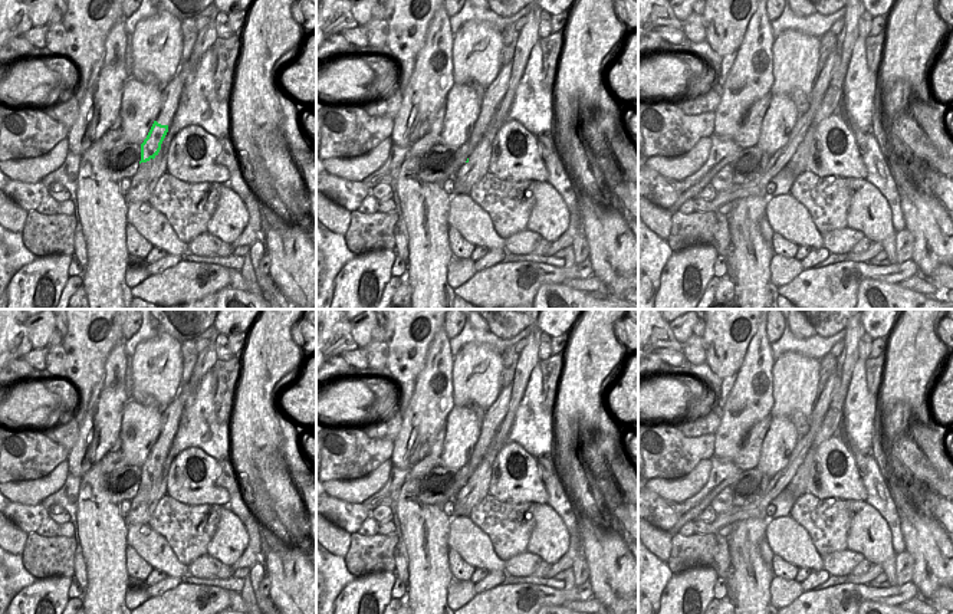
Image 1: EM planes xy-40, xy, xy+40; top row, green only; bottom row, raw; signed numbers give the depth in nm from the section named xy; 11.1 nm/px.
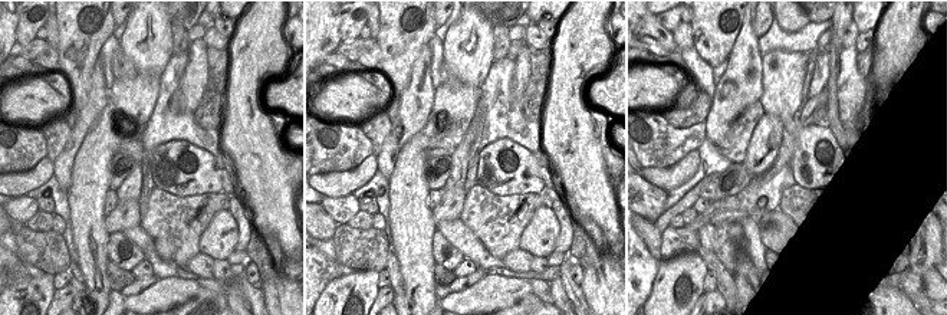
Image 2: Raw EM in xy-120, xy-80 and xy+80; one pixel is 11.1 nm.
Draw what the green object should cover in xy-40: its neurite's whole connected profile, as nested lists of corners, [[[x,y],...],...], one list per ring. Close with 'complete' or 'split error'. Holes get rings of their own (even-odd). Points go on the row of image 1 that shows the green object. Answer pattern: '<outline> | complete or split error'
[[[174,76],[167,85],[162,86],[161,109],[147,138],[141,144],[139,164],[147,162],[151,158],[154,160],[158,155],[161,144],[177,112],[183,88],[184,88],[184,81],[181,81],[178,76]]] | split error

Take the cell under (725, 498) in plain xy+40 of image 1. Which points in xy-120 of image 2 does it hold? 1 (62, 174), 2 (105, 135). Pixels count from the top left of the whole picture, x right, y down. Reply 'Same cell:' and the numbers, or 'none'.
Same cell: 2

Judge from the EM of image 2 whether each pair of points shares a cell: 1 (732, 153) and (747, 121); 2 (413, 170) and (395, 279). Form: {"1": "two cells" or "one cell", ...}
{"1": "one cell", "2": "two cells"}

